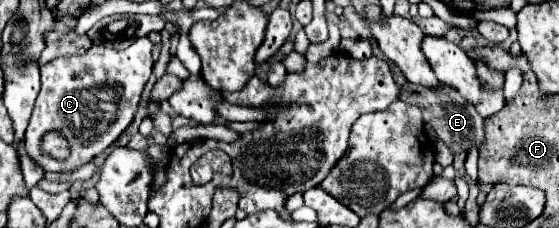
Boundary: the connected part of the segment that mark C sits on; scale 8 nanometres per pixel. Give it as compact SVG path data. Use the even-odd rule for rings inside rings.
M140 37L136 39L128 49L124 51L116 51L112 47L106 45L94 45L90 51L86 51L84 55L64 55L64 57L56 57L50 63L40 67L42 73L42 89L40 95L36 99L34 105L34 113L26 131L26 151L28 155L40 163L44 167L44 171L52 171L52 173L72 173L78 167L86 165L88 161L92 161L96 155L100 155L102 151L106 151L112 143L118 141L118 137L130 127L130 123L134 121L134 115L138 111L140 99L142 99L142 91L146 87L146 81L152 75L152 43L148 37ZM102 87L106 89L122 89L122 93L100 93ZM50 131L58 131L66 137L68 145L70 145L70 157L66 157L64 161L58 161L50 155L42 153L42 137L44 133Z

